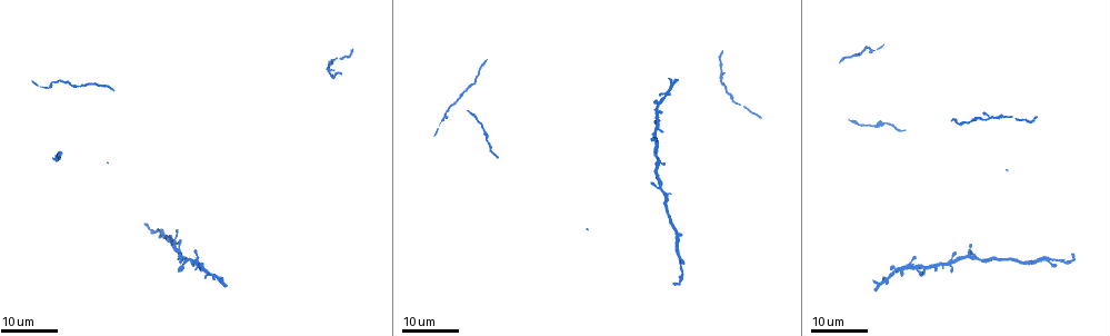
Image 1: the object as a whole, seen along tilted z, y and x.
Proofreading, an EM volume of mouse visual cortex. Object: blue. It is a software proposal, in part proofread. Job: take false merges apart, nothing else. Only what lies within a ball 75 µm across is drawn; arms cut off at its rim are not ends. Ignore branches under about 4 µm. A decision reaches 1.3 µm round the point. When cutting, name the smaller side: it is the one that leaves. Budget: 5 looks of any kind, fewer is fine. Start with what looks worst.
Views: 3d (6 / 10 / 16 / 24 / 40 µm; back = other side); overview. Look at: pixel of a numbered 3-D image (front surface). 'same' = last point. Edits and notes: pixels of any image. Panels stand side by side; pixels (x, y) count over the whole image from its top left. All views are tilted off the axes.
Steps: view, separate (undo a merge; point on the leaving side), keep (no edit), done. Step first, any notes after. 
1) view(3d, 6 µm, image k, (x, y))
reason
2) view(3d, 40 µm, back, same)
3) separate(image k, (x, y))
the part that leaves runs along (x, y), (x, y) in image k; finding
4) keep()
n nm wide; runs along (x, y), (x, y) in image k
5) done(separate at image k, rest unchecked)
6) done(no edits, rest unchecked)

view(3d, 24 µm, image 1, (198, 259))
two arms in line, one across

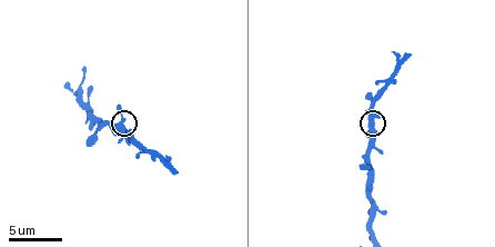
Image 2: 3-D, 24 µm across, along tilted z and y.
view(3d, 10 µm, image 2, (123, 118))
closer look

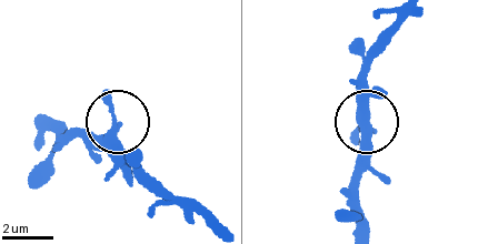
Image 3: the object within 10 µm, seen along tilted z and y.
keep()
all the same cell

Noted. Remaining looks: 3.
view(3d, 16 µm, image 1, (986, 119))
narrows sharply

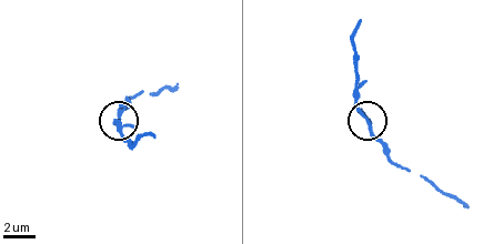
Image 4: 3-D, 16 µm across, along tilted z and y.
view(3d, 6 µm, image 4, (365, 119))

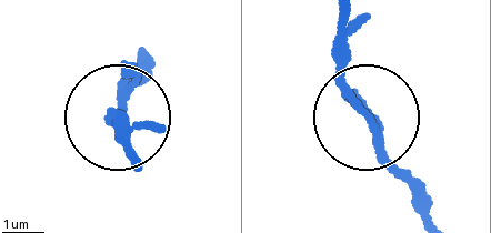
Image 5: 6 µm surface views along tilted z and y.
keep()
130 nm wide; continuous, no second cell

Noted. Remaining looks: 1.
done(no edits, rest unchecked)

